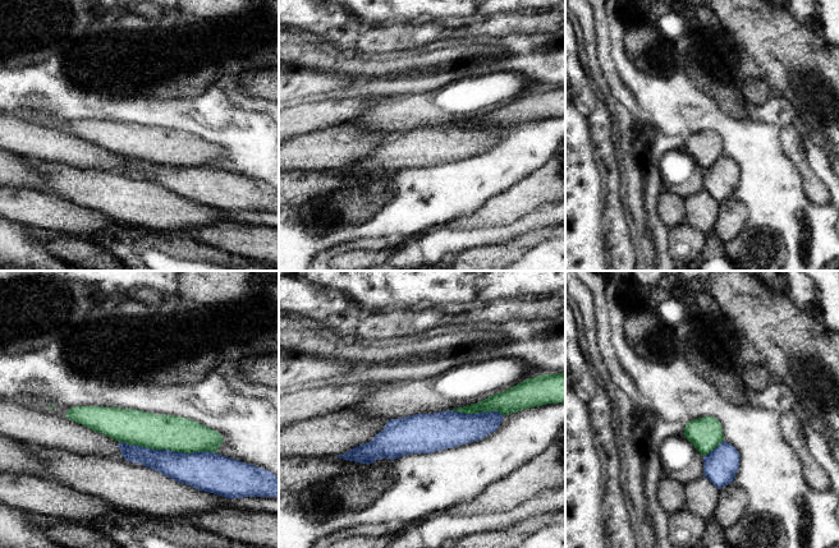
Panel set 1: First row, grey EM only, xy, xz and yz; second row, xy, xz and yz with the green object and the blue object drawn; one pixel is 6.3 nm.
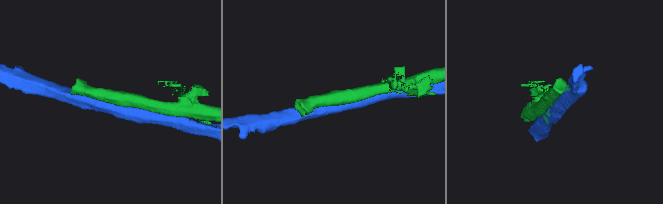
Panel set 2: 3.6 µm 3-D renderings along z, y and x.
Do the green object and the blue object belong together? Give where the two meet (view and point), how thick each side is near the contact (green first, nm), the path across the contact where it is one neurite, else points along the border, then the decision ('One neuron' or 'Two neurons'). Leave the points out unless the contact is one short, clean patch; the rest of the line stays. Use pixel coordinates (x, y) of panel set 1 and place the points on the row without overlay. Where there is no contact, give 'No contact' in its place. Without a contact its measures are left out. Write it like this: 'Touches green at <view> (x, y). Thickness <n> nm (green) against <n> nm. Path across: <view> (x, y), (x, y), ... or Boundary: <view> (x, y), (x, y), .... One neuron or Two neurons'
Touches green at xy (169, 162). Thickness 220 nm (green) against 240 nm. Two neurons

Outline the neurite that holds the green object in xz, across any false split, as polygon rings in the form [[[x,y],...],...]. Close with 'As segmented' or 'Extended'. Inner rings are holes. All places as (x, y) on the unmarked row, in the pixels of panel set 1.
[[[565,86],[528,92],[506,105],[489,110],[478,118],[471,118],[450,125],[459,125],[463,128],[498,125],[501,129],[508,129],[533,120],[564,115]]]. As segmented

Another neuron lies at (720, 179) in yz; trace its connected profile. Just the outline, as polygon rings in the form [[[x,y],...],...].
[[[721,156],[703,170],[703,190],[719,203],[733,197],[739,183],[739,171],[734,160]]]

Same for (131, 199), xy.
[[[24,157],[24,164],[38,178],[38,190],[54,193],[81,207],[101,212],[119,222],[136,225],[155,231],[184,232],[211,224],[215,220],[234,218],[230,212],[198,204],[188,198],[178,197],[166,189],[146,181],[139,176],[98,169],[81,169],[69,164],[50,162],[40,158]]]

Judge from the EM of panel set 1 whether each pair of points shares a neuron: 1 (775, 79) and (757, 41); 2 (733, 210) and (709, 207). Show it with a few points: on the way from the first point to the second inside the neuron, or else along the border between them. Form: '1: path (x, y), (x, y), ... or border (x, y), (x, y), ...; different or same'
1: path (775, 70), (774, 58), (766, 50); same
2: border (719, 203), (719, 215), (711, 230); different

